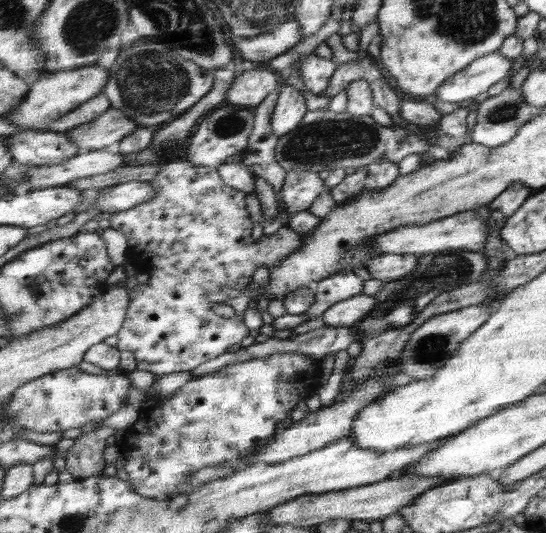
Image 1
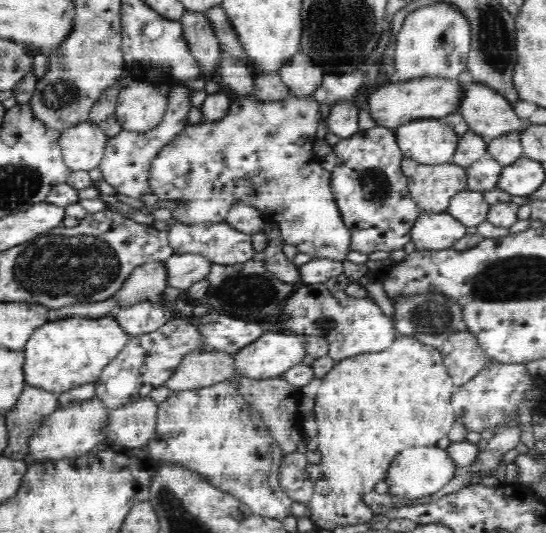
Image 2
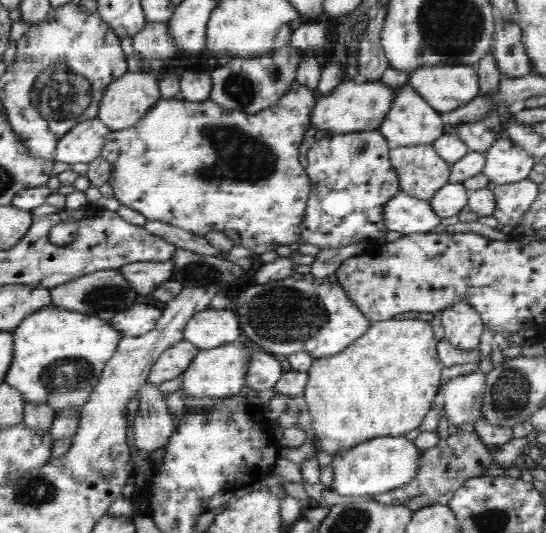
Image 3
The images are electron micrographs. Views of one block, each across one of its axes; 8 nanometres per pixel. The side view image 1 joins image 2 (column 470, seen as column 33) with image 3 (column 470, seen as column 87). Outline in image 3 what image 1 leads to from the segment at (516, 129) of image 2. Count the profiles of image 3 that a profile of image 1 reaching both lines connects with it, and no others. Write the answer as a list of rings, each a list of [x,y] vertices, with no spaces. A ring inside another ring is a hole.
[[[472,65],[432,66],[409,74],[408,85],[443,114],[481,96],[480,78]]]

